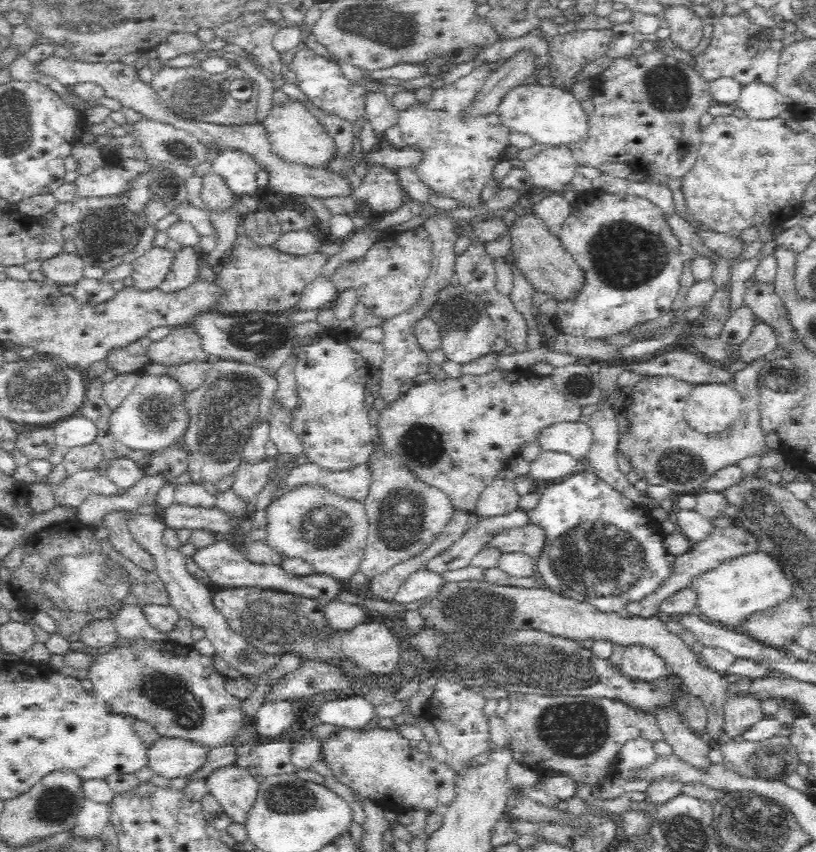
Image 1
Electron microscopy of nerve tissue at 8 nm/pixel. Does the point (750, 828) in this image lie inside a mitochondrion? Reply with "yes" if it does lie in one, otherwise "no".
yes

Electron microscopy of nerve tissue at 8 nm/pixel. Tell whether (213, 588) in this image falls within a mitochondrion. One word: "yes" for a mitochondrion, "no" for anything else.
no

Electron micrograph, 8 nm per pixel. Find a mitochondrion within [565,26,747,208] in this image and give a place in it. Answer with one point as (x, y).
(669, 89)

